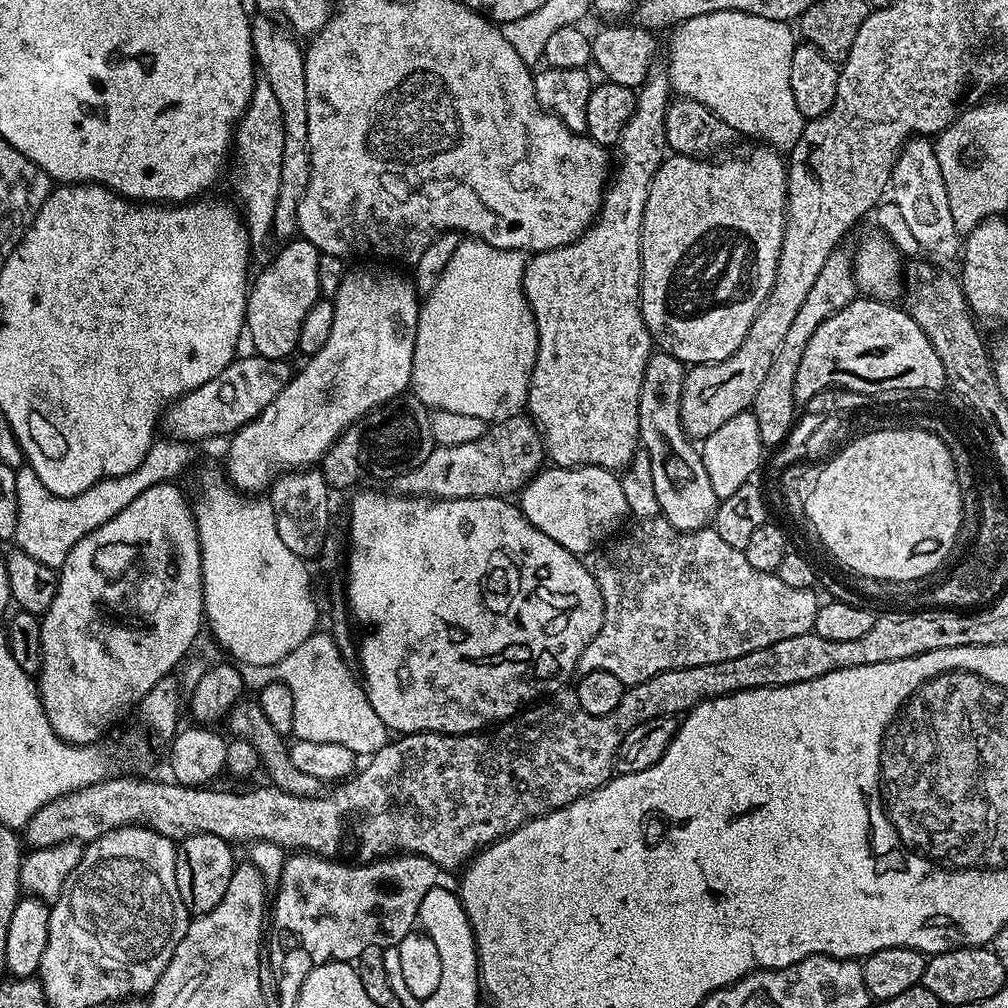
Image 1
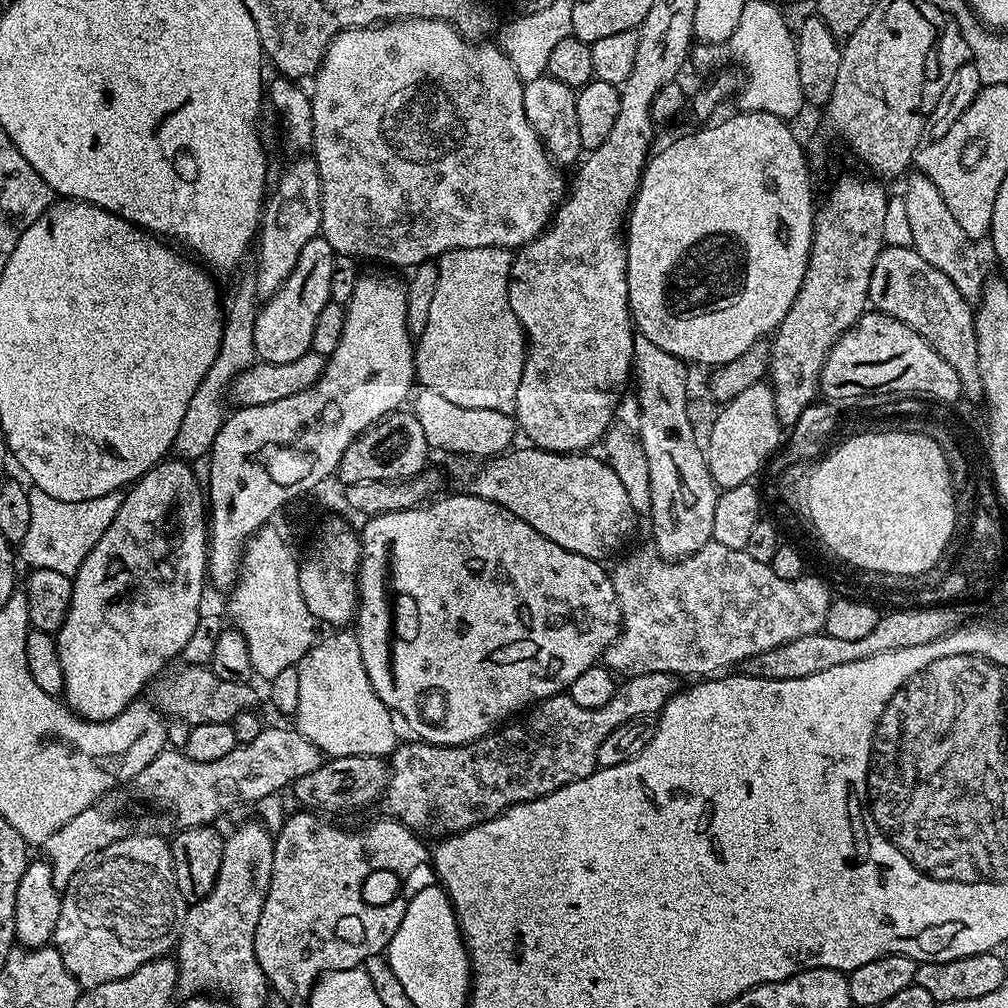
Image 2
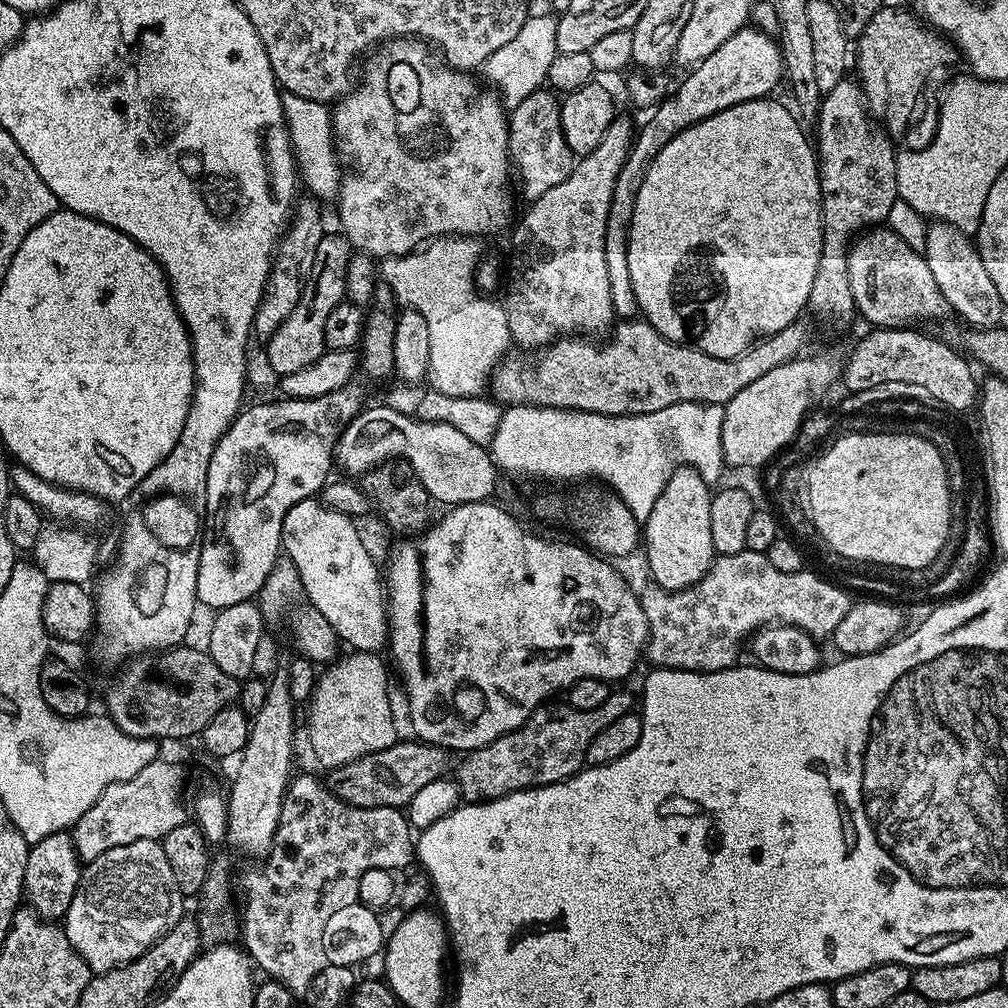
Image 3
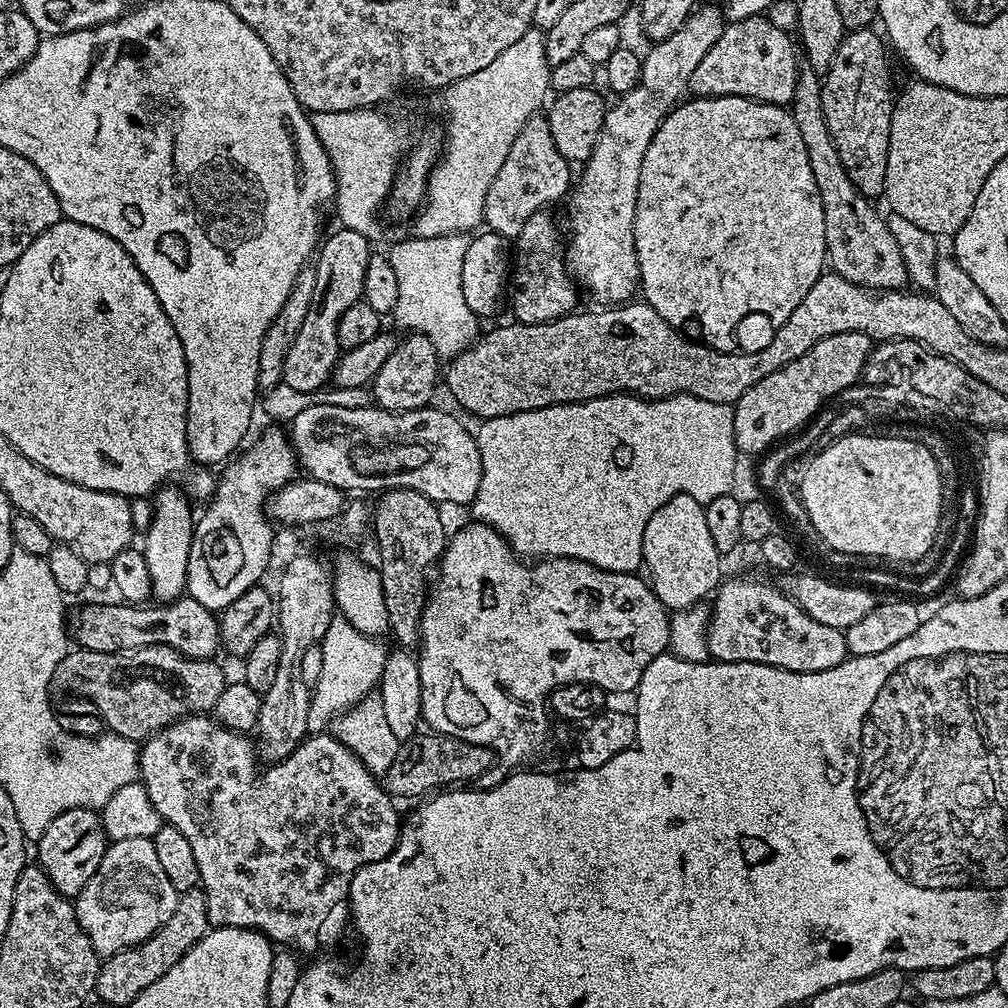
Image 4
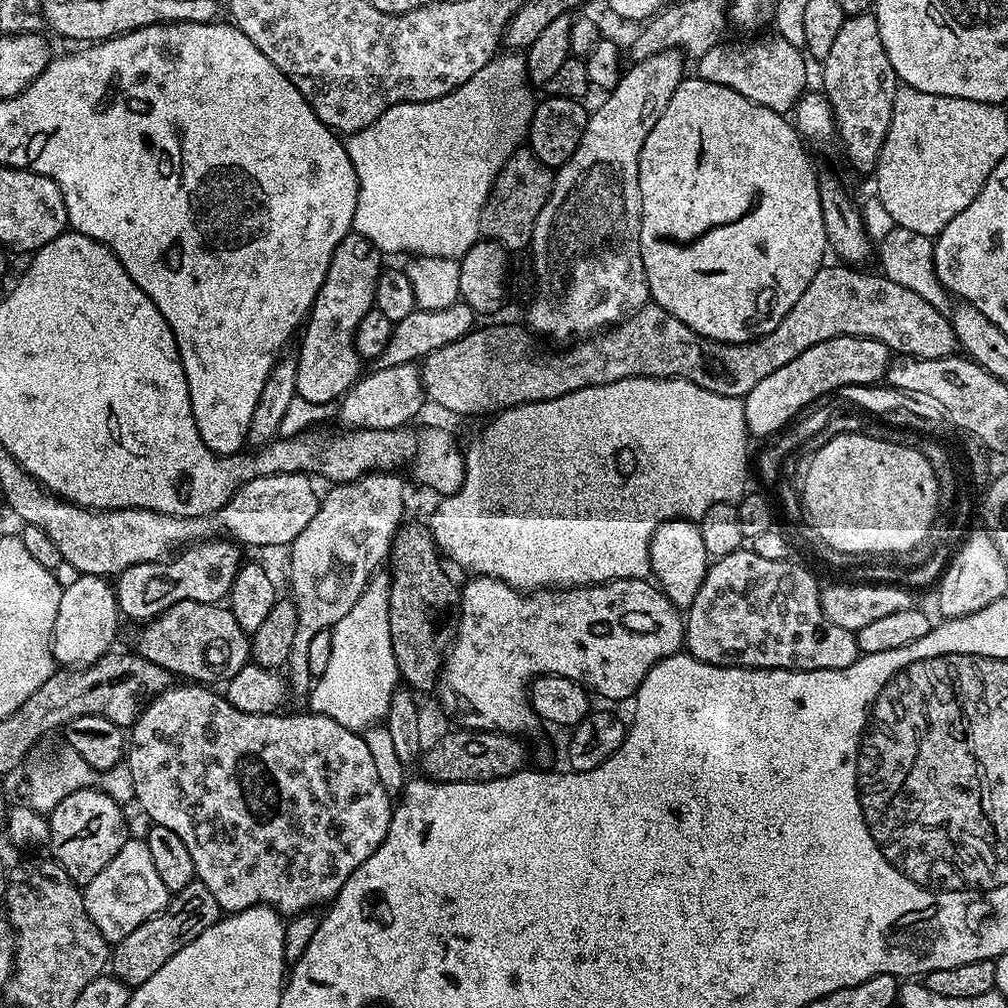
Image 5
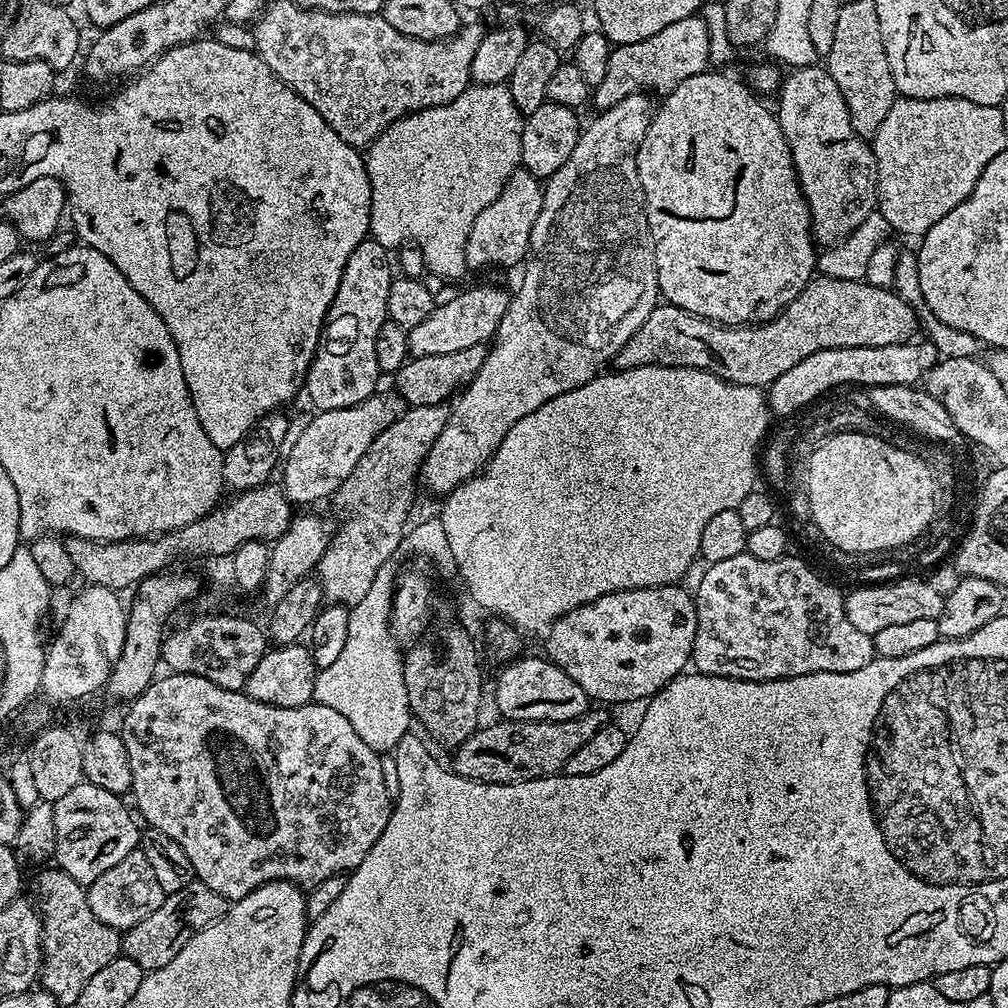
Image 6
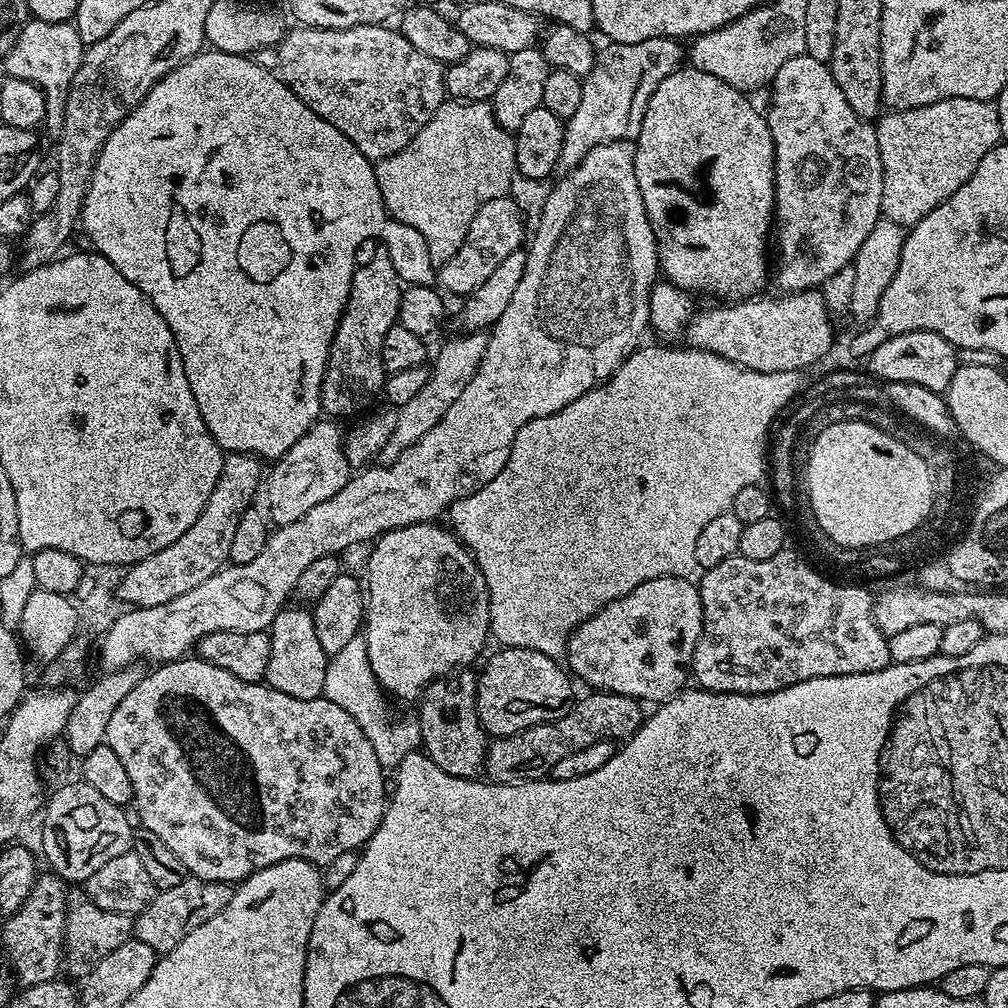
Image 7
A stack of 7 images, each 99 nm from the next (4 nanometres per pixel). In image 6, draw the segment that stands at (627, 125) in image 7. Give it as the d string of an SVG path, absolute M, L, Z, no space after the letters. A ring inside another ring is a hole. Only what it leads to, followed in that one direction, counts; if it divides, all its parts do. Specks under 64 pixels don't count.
M700 14L670 22L670 26L662 26L658 34L650 34L650 38L642 38L642 42L617 44L610 54L606 76L594 89L594 104L596 100L597 109L603 110L630 94L652 90L648 88L671 90L686 78L705 71L710 64L709 52L710 36Z

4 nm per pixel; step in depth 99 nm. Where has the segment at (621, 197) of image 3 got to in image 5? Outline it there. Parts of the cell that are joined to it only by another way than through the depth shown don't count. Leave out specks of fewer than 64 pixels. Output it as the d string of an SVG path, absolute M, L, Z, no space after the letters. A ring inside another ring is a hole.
M775 35L756 36L747 39L748 42L721 41L697 59L699 79L730 86L743 97L780 115L791 113L809 87L807 59L789 37Z

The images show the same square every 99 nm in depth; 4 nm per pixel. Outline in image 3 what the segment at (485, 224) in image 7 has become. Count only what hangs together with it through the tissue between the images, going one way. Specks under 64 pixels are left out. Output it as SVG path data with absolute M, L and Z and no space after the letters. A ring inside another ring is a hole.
M541 90L522 98L518 106L510 109L508 116L508 159L511 167L520 175L520 188L525 201L537 200L550 186L558 186L572 172L574 157L562 134L560 100L552 90Z

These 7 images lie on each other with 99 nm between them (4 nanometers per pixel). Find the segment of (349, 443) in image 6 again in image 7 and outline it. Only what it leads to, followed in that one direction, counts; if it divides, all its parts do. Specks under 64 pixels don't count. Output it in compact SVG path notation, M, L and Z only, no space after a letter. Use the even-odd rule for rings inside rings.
M328 418L313 424L310 431L302 434L302 438L298 438L298 442L294 442L294 446L271 465L272 473L266 476L266 512L273 525L298 522L298 518L305 516L313 506L318 506L318 502L334 498L334 494L346 486L350 467L344 453L345 433L336 424L339 423Z

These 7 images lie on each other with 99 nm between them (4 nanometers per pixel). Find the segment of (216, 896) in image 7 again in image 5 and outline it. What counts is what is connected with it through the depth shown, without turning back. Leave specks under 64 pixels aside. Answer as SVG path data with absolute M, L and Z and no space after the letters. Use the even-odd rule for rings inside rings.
M198 879L193 880L190 886L175 893L159 914L142 922L142 926L138 926L138 930L126 934L126 938L115 941L110 952L111 975L127 984L129 989L138 987L142 982L146 982L146 978L158 974L158 970L162 970L162 966L166 966L166 962L170 962L170 958L174 958L174 954L178 950L182 950L182 946L194 942L194 938L198 938L198 934L202 934L207 928L214 926L221 918L222 909L218 906L218 902L214 902L214 894L210 894L210 890L206 890L203 882Z

